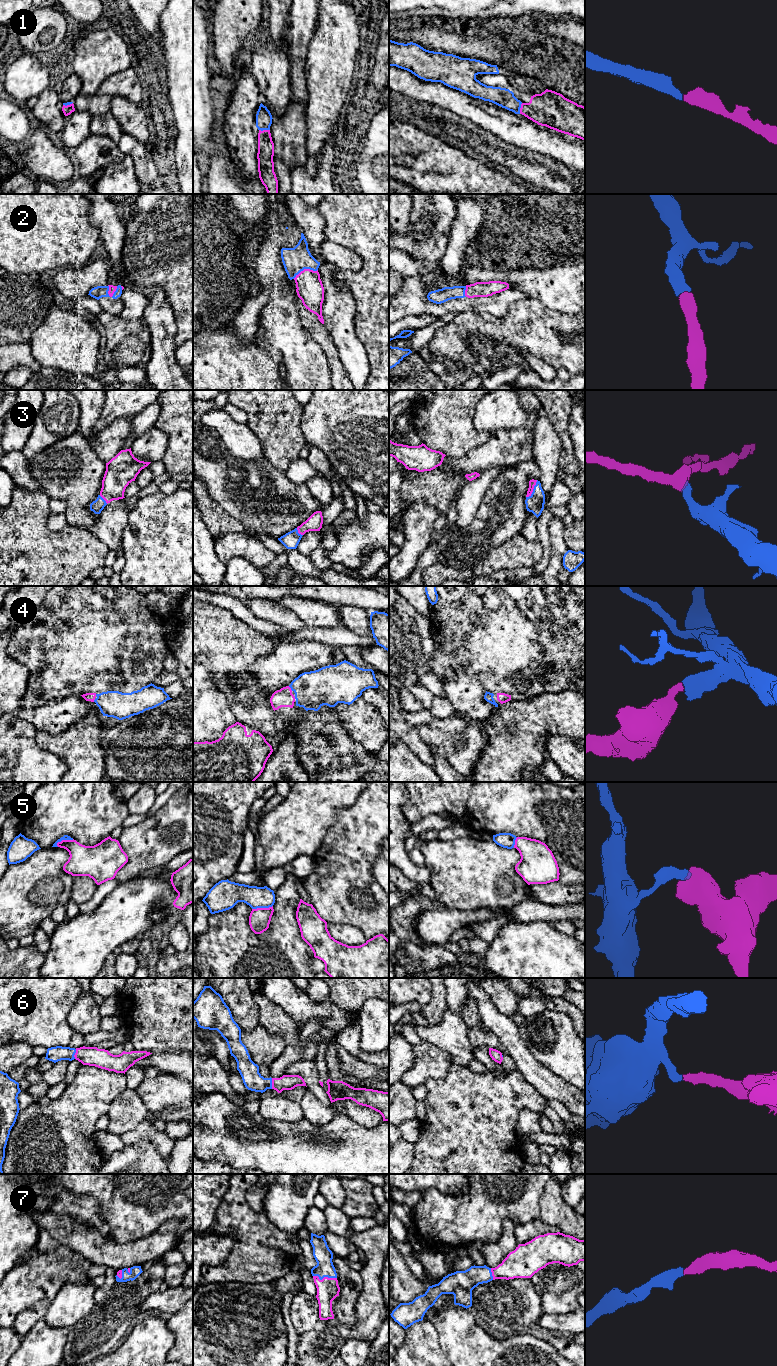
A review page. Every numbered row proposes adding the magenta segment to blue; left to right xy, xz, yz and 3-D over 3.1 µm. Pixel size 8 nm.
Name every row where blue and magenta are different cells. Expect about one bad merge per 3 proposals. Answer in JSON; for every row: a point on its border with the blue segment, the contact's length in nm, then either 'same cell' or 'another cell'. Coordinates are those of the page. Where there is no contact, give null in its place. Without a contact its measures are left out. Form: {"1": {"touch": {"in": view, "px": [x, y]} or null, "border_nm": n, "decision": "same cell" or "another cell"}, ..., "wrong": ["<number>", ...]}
{"1": {"touch": {"in": "xz", "px": [264, 129]}, "border_nm": 90, "decision": "same cell"}, "2": {"touch": {"in": "xz", "px": [305, 268]}, "border_nm": 220, "decision": "same cell"}, "3": {"touch": {"in": "yz", "px": [533, 489]}, "border_nm": 170, "decision": "same cell"}, "4": {"touch": {"in": "xz", "px": [290, 687]}, "border_nm": 50, "decision": "same cell"}, "5": {"touch": {"in": "xz", "px": [262, 907]}, "border_nm": 170, "decision": "another cell"}, "6": {"touch": {"in": "xz", "px": [271, 1083]}, "border_nm": 90, "decision": "same cell"}, "7": {"touch": {"in": "xz", "px": [325, 1276]}, "border_nm": 190, "decision": "same cell"}, "wrong": ["5"]}

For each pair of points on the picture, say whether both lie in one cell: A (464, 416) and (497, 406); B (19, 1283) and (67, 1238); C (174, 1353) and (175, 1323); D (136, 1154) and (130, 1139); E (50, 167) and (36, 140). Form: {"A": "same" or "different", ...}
{"A": "different", "B": "different", "C": "same", "D": "different", "E": "same"}

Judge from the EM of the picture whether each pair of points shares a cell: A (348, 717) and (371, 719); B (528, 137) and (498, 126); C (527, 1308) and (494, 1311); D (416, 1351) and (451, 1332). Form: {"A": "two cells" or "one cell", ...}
{"A": "one cell", "B": "one cell", "C": "one cell", "D": "two cells"}

